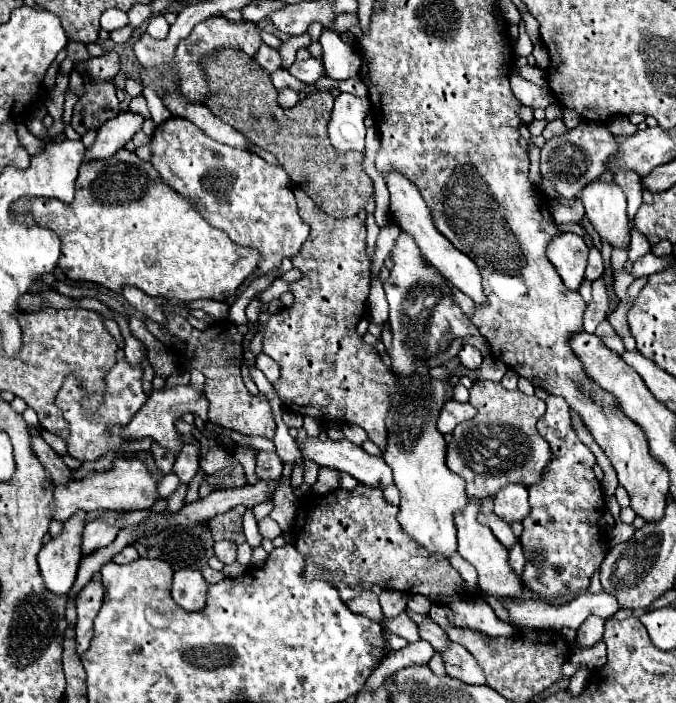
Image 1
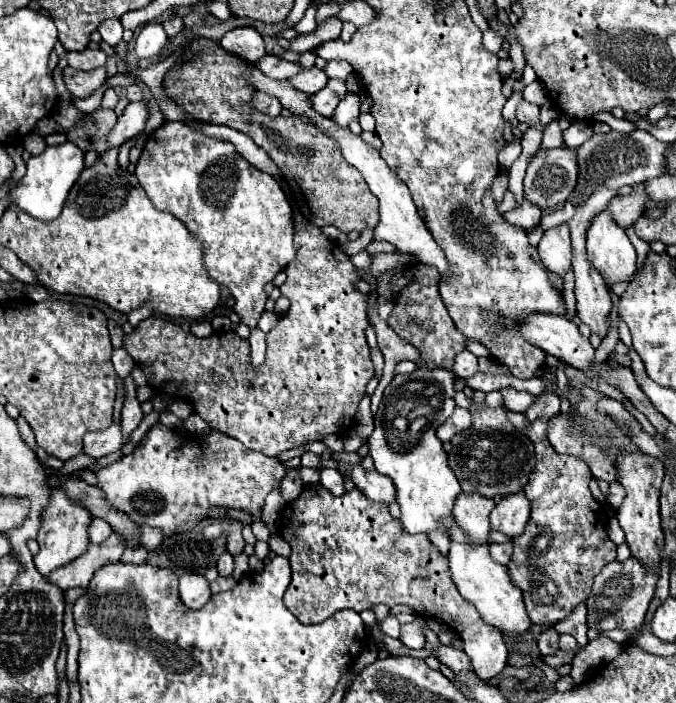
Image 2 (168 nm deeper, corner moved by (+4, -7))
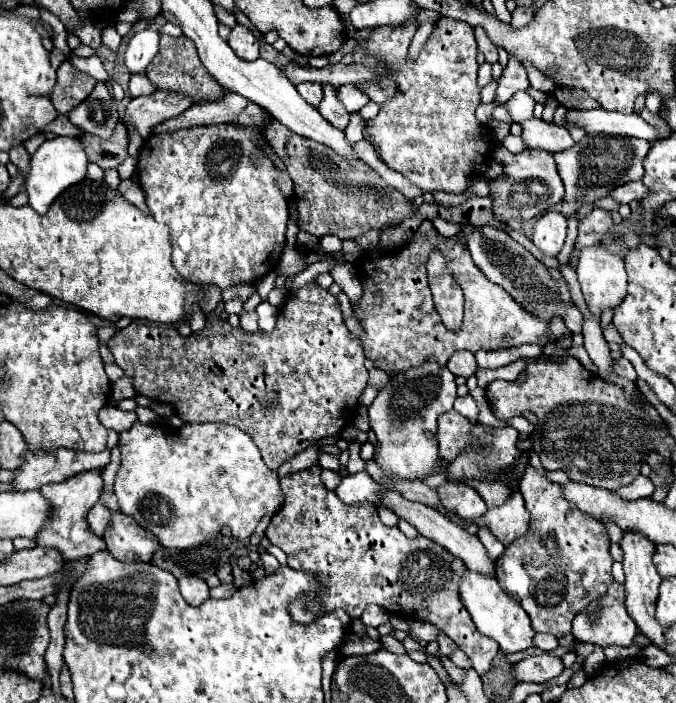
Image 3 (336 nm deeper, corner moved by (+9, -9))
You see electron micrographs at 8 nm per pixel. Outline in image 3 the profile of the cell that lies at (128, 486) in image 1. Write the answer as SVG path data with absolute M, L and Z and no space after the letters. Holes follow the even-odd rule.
M135 422L119 434L121 468L115 478L115 496L123 514L133 516L143 528L153 532L161 546L189 550L215 540L221 528L229 528L237 540L247 540L259 520L281 510L283 492L279 476L269 470L247 432L227 424L183 424L179 430L169 428L169 434L159 424Z

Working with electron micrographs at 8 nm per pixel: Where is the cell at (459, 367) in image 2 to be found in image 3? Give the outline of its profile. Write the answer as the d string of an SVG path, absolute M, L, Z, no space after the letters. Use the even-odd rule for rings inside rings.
M461 350L457 352L449 362L447 362L447 368L455 374L455 376L473 376L475 370L477 370L477 362L475 362L475 356L467 350Z

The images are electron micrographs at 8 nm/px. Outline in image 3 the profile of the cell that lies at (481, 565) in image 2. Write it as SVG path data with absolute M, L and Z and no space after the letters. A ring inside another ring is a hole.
M467 570L461 580L461 600L463 600L465 608L469 608L469 614L475 622L477 630L483 636L497 640L497 644L503 652L513 654L513 652L521 652L521 650L527 650L533 646L535 630L531 628L529 616L525 614L521 604L517 604L517 600L513 600L509 594L503 592L503 588L499 586L499 582L495 578Z

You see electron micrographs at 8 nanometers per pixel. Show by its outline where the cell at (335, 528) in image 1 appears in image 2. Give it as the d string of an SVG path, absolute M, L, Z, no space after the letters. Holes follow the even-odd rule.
M320 484L304 486L300 498L286 504L280 520L280 534L292 546L292 582L284 594L284 604L302 624L318 624L344 608L362 612L374 604L386 604L390 608L396 604L406 604L422 618L442 618L442 622L454 628L464 642L464 652L468 652L466 656L470 658L474 672L482 680L492 680L506 668L508 648L504 644L502 632L482 622L474 606L470 606L470 602L458 594L458 588L454 586L448 572L448 558L438 552L426 534L406 534L400 522L390 516L388 504L370 502L358 488L342 496L334 496Z

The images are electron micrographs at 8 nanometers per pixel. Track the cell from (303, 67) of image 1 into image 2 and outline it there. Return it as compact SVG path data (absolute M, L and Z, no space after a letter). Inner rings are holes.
M312 66L312 68L304 68L302 72L298 72L294 78L290 78L288 80L296 90L300 90L300 92L304 92L304 94L316 94L318 90L322 90L324 86L326 86L326 82L328 82L328 78L326 78L326 74L320 70L320 68L316 68L316 66Z

